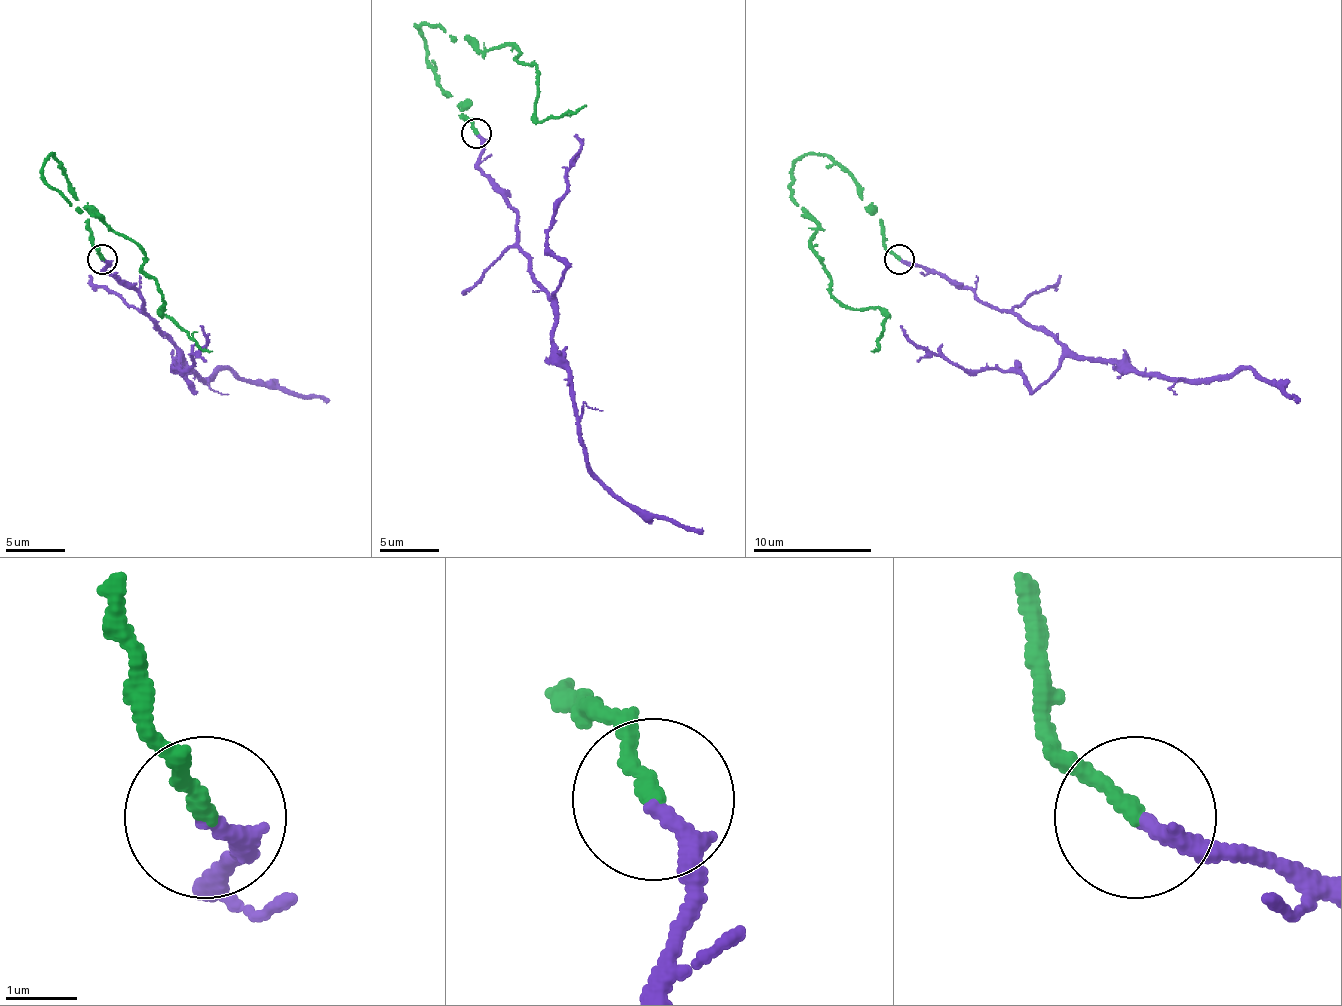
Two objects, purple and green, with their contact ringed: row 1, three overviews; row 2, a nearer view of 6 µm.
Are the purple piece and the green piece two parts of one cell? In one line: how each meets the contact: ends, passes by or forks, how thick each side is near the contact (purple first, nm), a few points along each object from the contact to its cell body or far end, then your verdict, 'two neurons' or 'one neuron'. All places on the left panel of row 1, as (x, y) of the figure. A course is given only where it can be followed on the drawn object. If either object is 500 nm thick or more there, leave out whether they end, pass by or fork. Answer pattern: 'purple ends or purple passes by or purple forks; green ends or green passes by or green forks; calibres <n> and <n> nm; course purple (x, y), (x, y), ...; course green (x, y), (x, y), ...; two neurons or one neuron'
purple ends; green ends; calibres 220 and 240 nm; course purple (101, 260), (107, 266), (104, 269), (143, 301), (143, 310), (199, 378), (232, 370), (253, 381), (330, 399); course green (101, 260), (90, 242), (90, 212), (51, 153), (42, 177), (140, 248), (167, 316), (211, 352); one neuron

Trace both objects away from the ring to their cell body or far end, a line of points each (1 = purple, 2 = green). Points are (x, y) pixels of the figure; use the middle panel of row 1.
1: (475, 132), (478, 168), (517, 215), (517, 248), (556, 313), (553, 349), (585, 464), (627, 503), (704, 530)
2: (475, 132), (416, 28), (440, 25), (481, 49), (514, 46), (538, 73), (541, 120), (585, 105)

